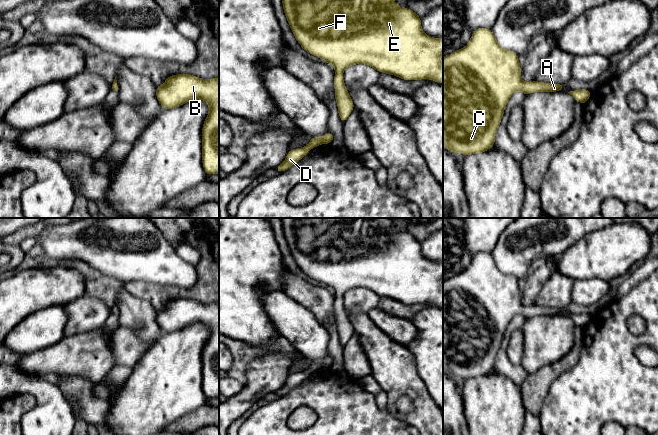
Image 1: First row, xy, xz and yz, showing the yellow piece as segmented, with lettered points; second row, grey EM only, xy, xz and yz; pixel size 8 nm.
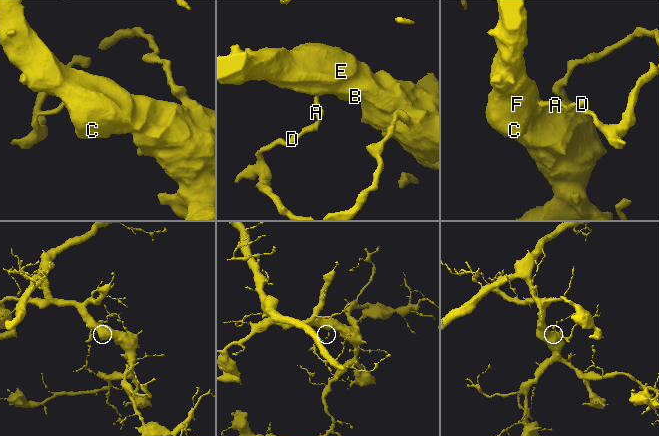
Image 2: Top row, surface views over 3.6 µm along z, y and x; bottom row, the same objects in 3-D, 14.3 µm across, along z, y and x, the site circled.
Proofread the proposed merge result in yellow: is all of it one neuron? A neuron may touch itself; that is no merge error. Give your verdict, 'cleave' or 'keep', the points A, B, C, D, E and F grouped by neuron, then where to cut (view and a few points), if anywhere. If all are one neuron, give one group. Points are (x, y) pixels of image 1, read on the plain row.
keep; groups A B C D E F; cut none

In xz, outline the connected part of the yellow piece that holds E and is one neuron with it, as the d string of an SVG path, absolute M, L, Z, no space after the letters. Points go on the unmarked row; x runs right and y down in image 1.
M282 218L282 228L300 270L335 291L335 323L342 347L354 334L342 296L354 288L366 288L380 297L391 298L403 304L431 303L443 308L443 262L426 259L422 255L421 242L412 234L399 231L391 218Z

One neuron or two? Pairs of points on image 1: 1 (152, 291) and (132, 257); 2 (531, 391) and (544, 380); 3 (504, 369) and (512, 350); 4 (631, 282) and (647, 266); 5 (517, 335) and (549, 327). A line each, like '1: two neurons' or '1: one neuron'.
1: two neurons
2: one neuron
3: two neurons
4: one neuron
5: two neurons

